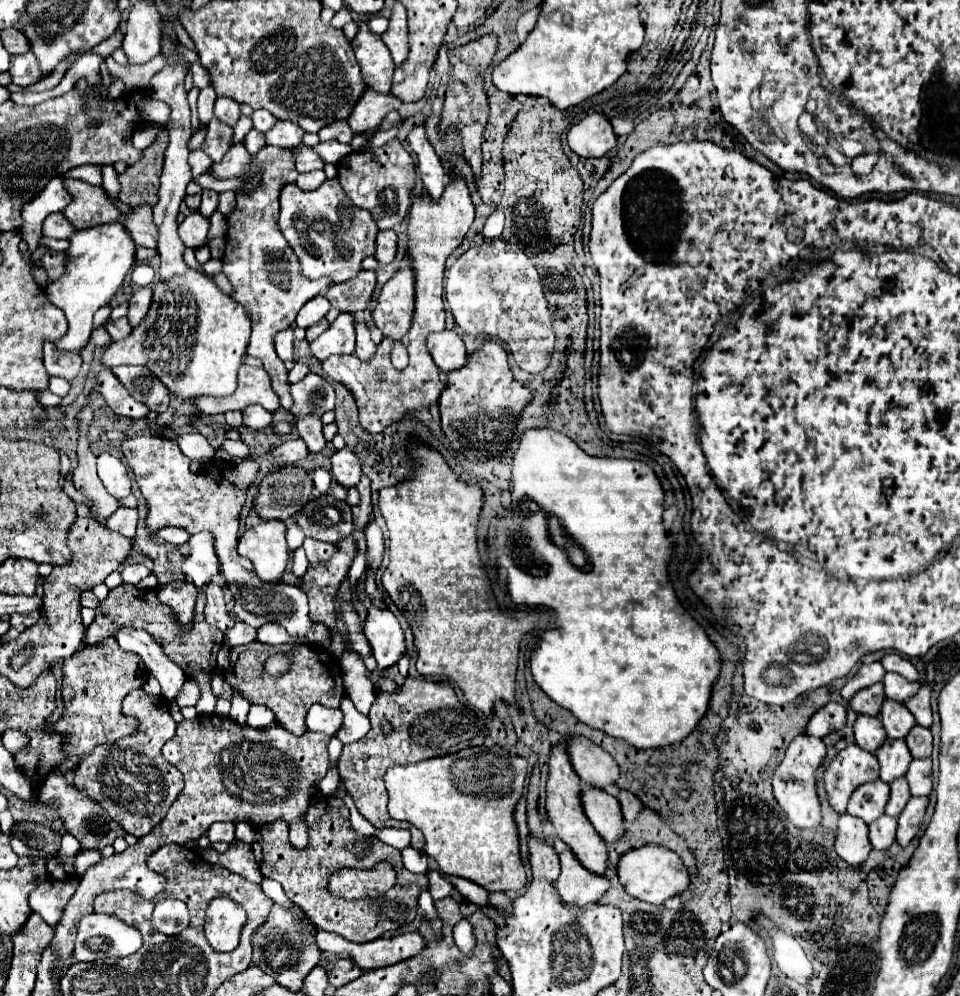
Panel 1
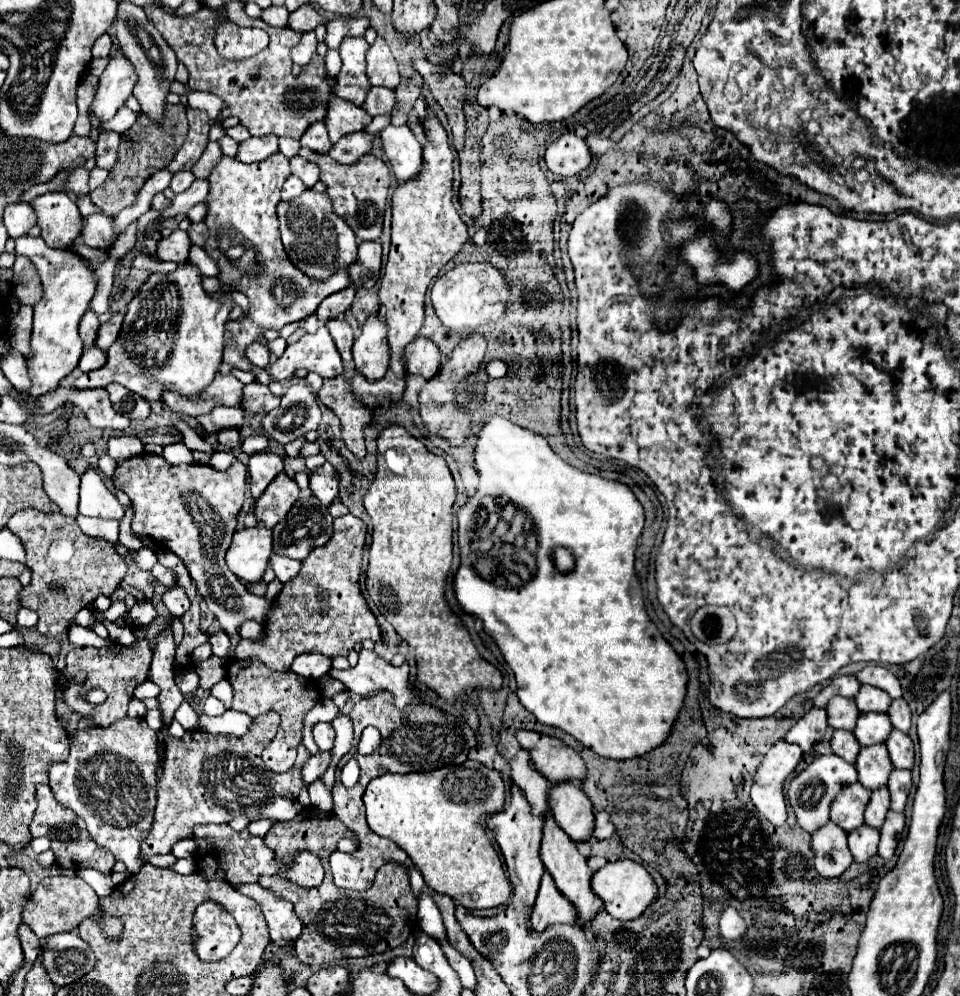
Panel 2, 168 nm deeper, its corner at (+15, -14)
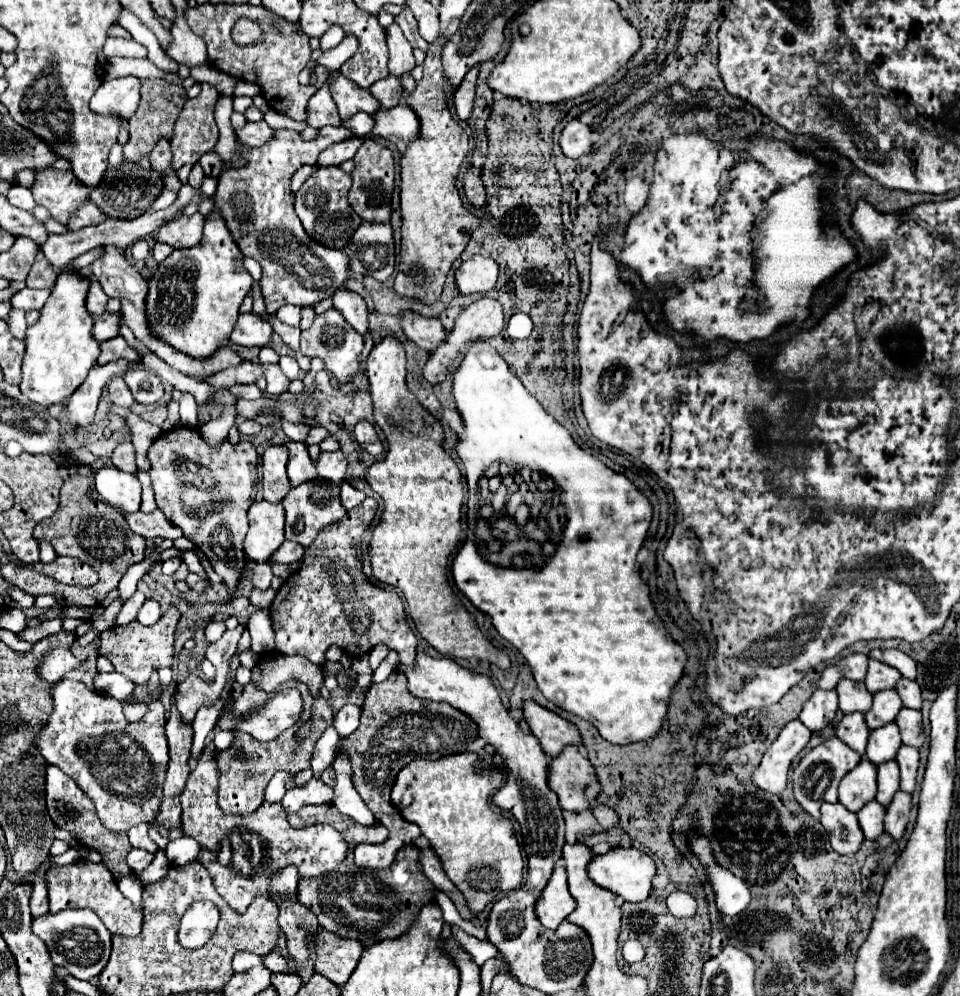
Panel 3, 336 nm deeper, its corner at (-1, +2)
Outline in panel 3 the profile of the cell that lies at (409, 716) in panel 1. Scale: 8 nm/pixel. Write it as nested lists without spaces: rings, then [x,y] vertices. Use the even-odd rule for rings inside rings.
[[[396,670],[382,684],[372,684],[366,692],[362,704],[362,718],[358,730],[340,742],[340,750],[346,750],[352,762],[352,780],[356,792],[362,796],[366,806],[380,818],[390,830],[390,836],[382,844],[360,844],[354,848],[354,862],[360,868],[386,870],[394,864],[396,852],[412,844],[420,836],[420,828],[412,822],[406,822],[400,812],[390,802],[390,790],[394,786],[396,774],[404,764],[416,758],[442,758],[448,754],[466,752],[468,746],[478,738],[476,722],[464,712],[452,708],[446,702],[430,702],[412,696],[406,688],[406,676]]]

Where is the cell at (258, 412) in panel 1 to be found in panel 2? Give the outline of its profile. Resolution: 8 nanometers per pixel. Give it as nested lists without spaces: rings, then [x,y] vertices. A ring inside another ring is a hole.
[[[216,406],[212,408],[210,414],[198,416],[196,418],[200,422],[200,426],[204,426],[206,430],[218,430],[222,426],[244,426],[244,410],[238,406]]]

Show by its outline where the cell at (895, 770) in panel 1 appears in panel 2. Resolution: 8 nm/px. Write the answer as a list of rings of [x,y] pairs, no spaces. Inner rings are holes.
[[[884,744],[862,748],[854,766],[858,770],[858,782],[868,790],[884,786],[892,772],[892,762]]]

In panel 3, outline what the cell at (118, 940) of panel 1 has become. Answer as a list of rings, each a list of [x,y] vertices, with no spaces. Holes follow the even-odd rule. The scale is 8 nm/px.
[[[88,908],[82,910],[62,910],[58,914],[46,914],[34,920],[34,934],[46,942],[48,952],[58,968],[64,968],[78,980],[90,980],[102,972],[110,958],[112,934],[102,924],[102,920]]]

